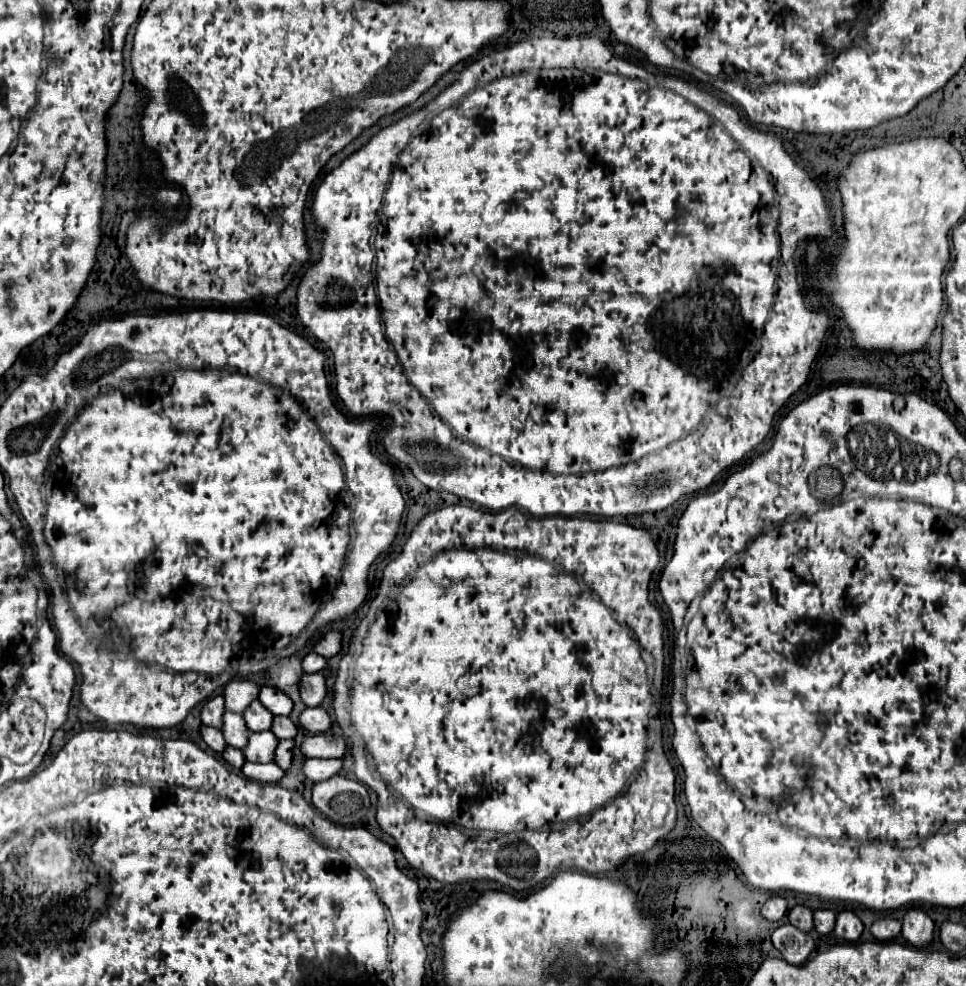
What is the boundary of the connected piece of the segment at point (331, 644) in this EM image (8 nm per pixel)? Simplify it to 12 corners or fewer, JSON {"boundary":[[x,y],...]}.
{"boundary":[[325,633],[315,651],[323,657],[335,657],[341,651],[341,635]]}

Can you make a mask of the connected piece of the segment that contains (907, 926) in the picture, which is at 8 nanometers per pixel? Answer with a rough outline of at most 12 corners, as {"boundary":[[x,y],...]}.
{"boundary":[[917,909],[903,917],[905,941],[917,949],[933,943],[935,923]]}

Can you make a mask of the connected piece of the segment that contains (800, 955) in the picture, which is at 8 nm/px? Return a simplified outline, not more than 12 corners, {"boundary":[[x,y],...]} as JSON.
{"boundary":[[791,923],[771,935],[775,949],[791,965],[803,965],[813,939]]}

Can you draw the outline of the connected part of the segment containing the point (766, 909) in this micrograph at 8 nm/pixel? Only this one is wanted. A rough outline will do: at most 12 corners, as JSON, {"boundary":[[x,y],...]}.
{"boundary":[[771,897],[761,915],[767,921],[779,921],[787,913],[783,897]]}

